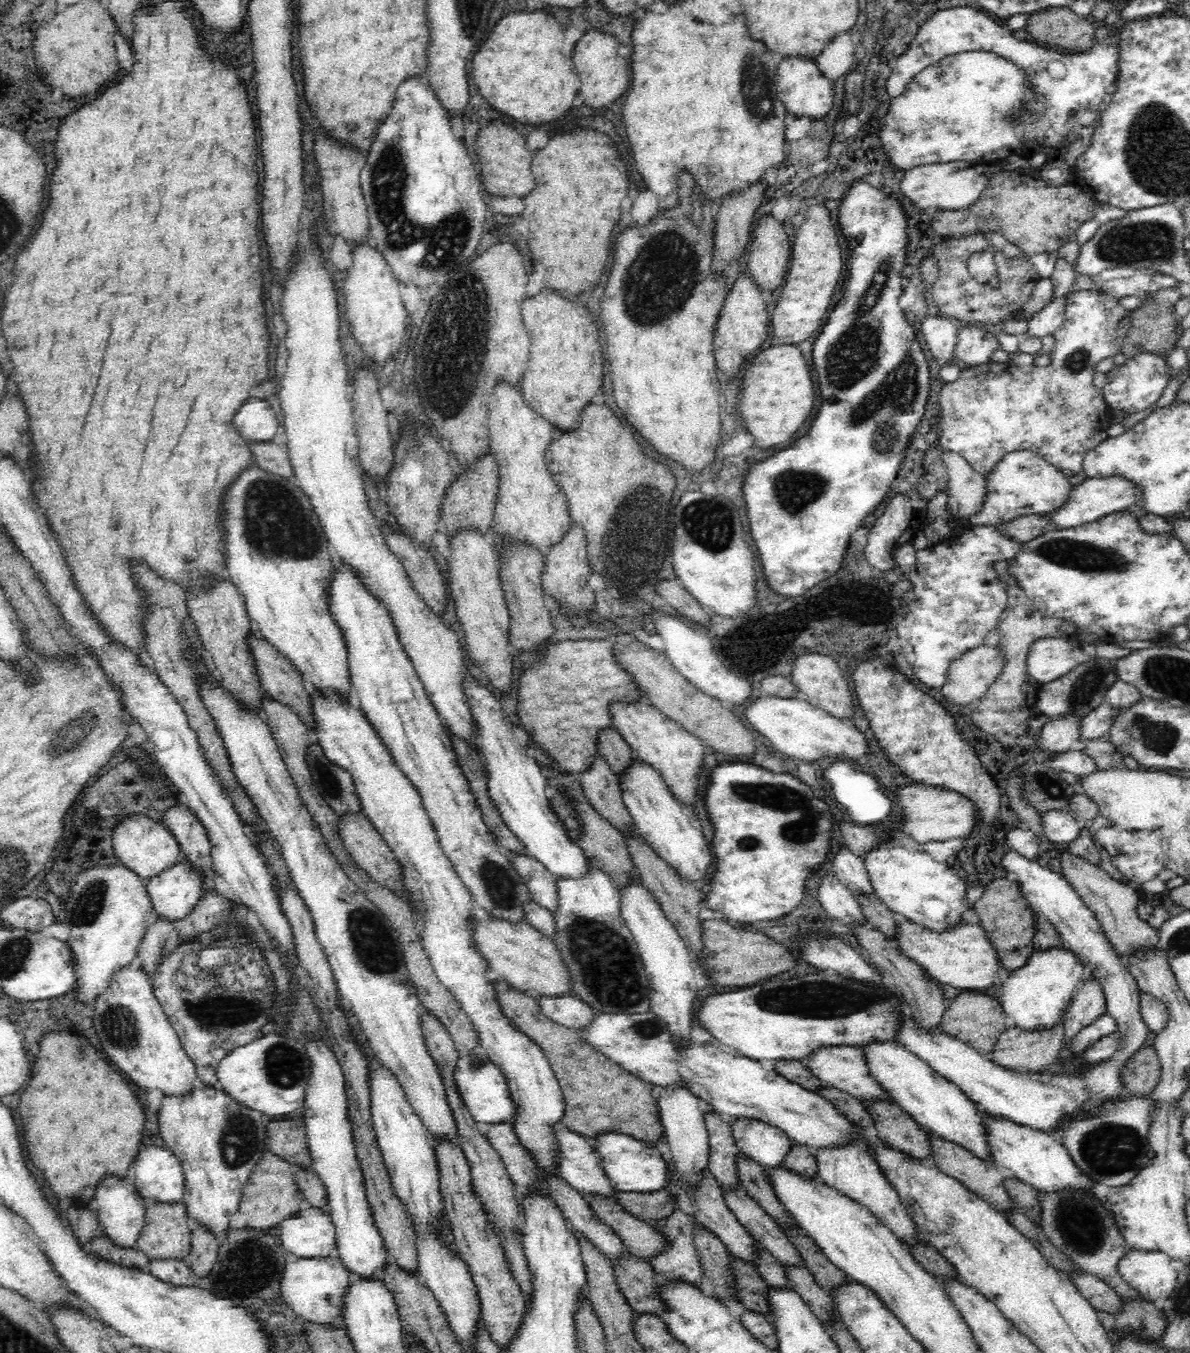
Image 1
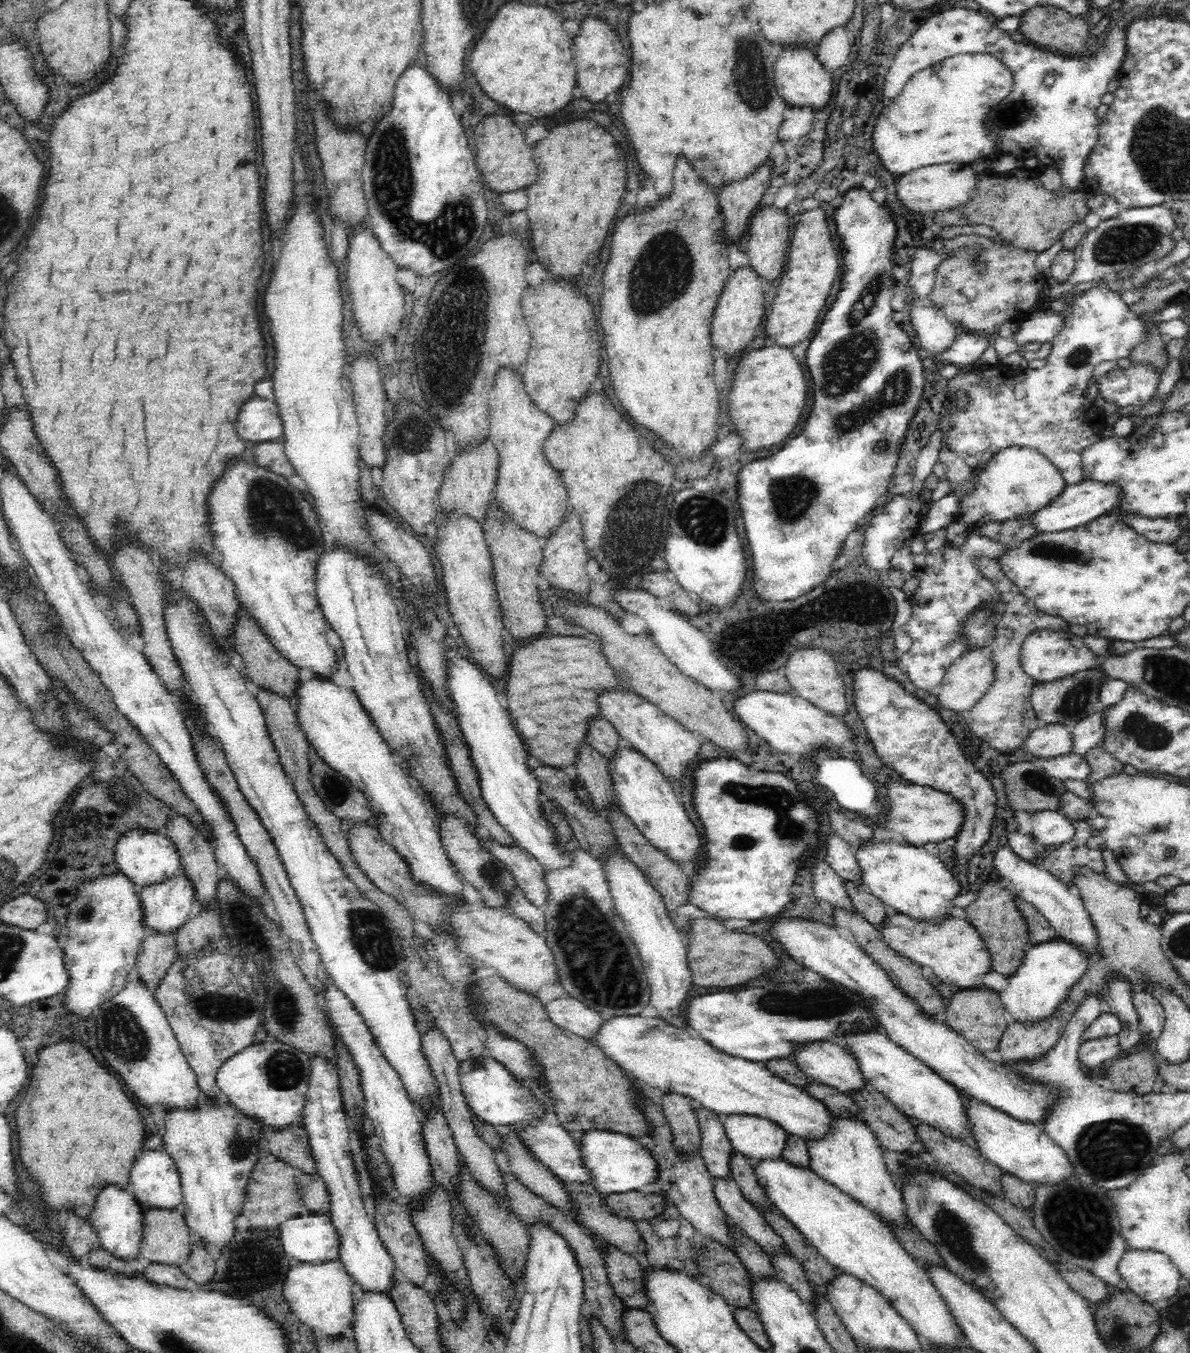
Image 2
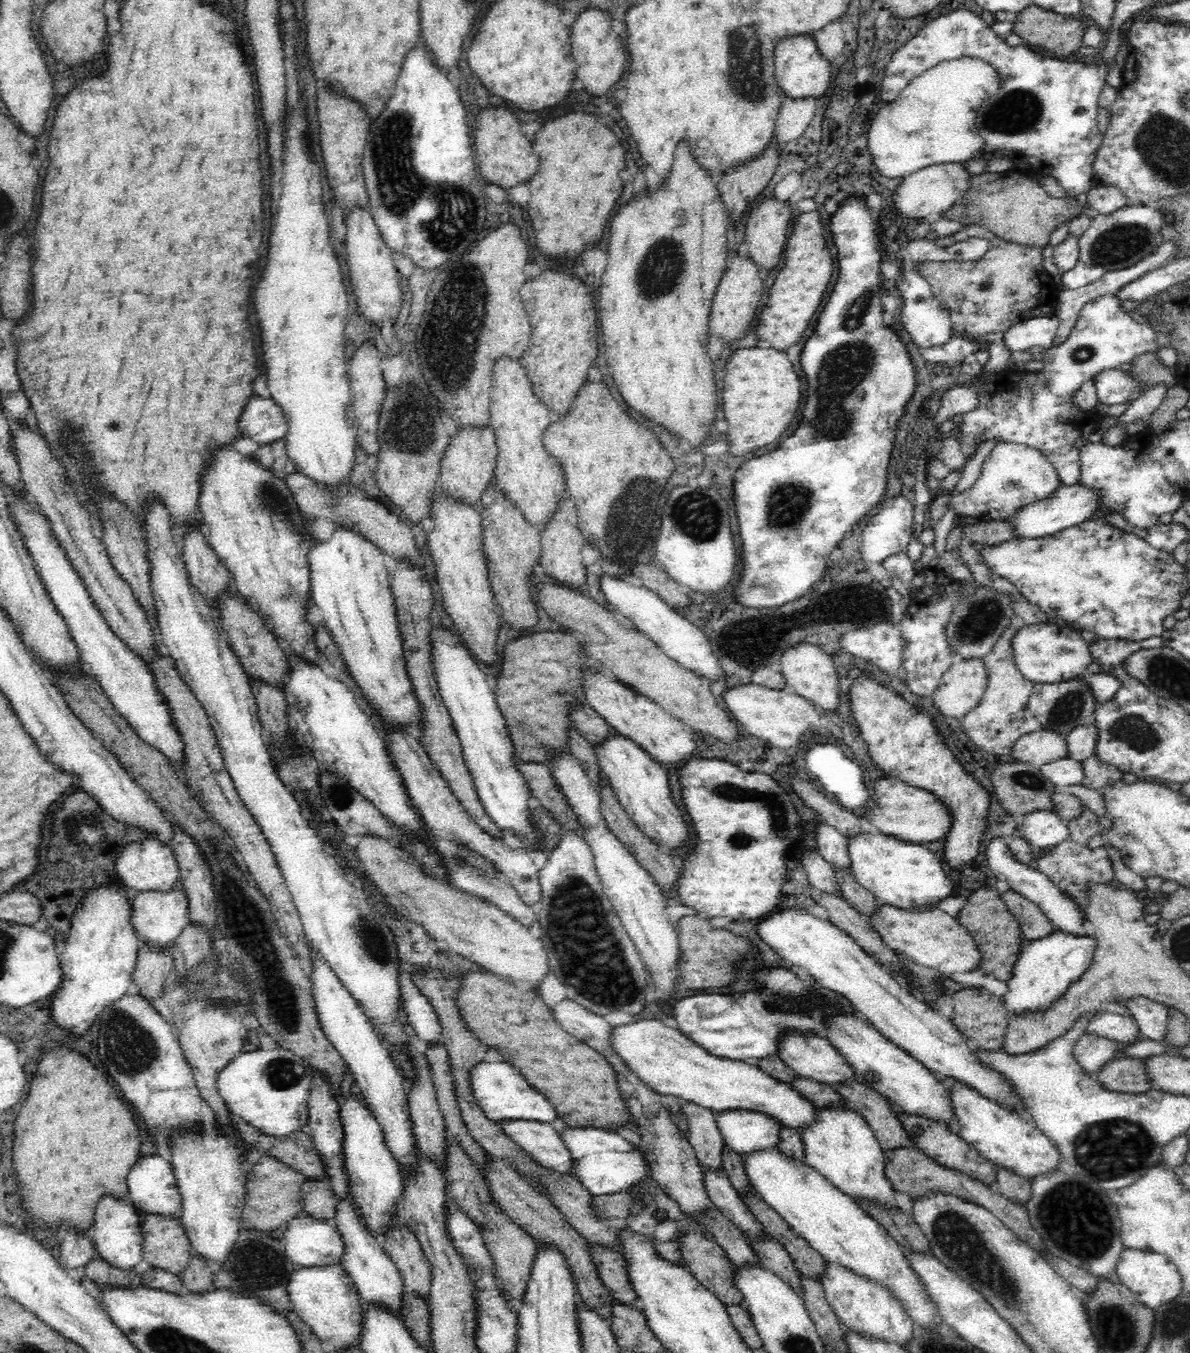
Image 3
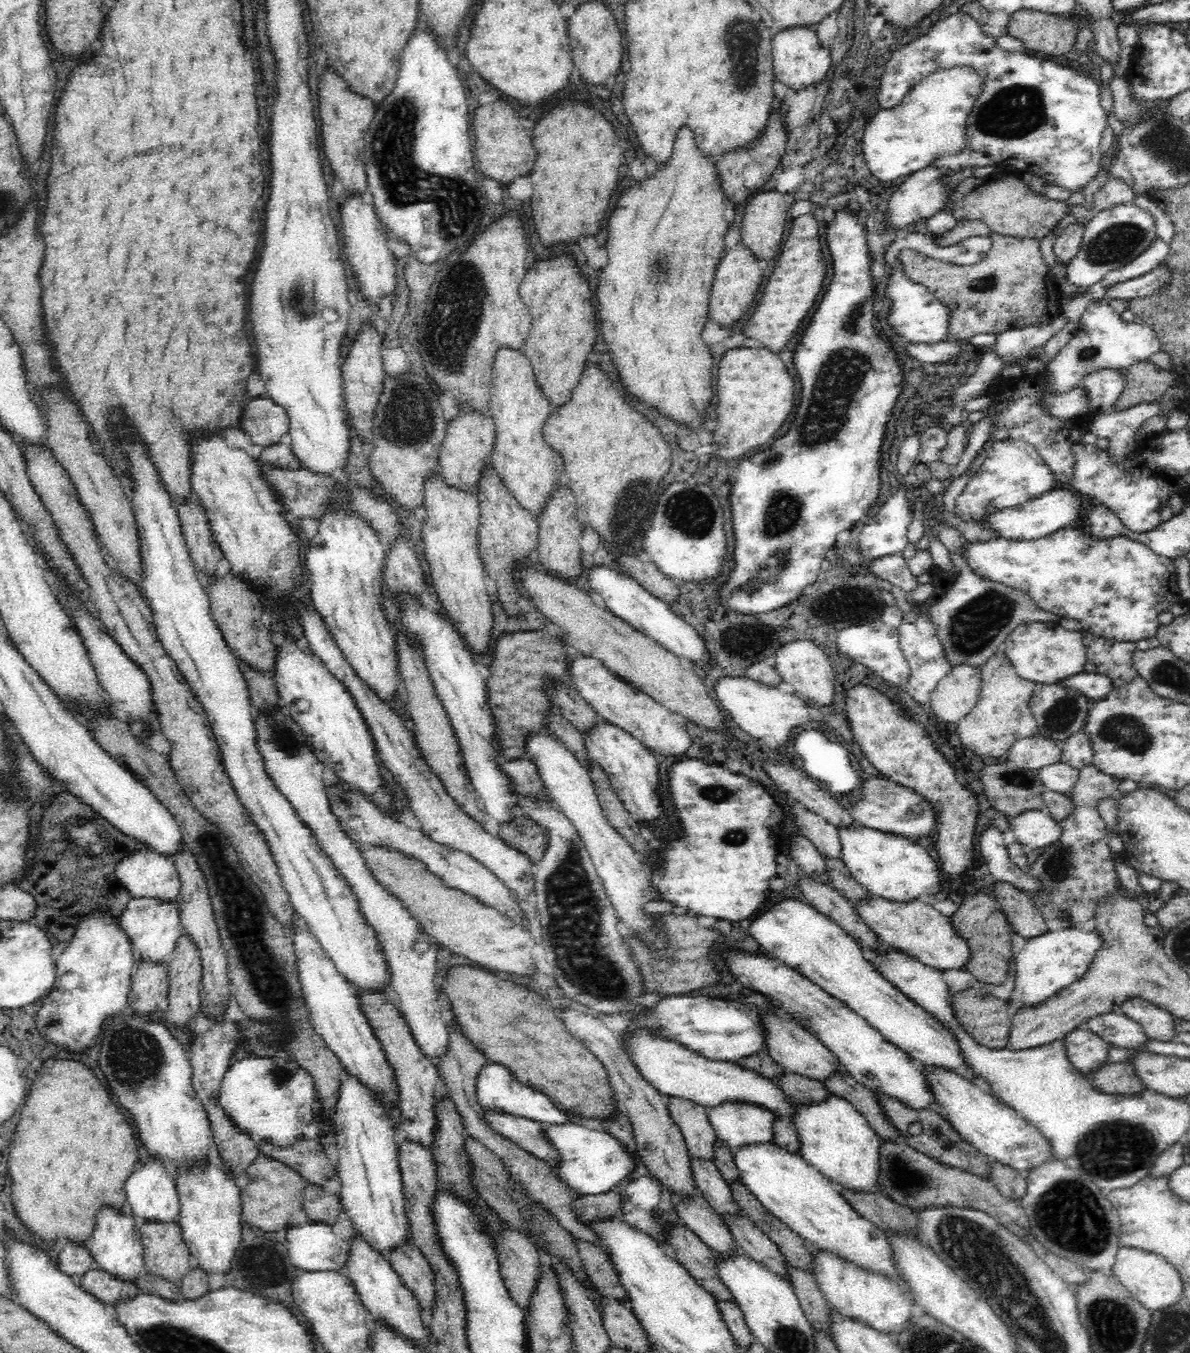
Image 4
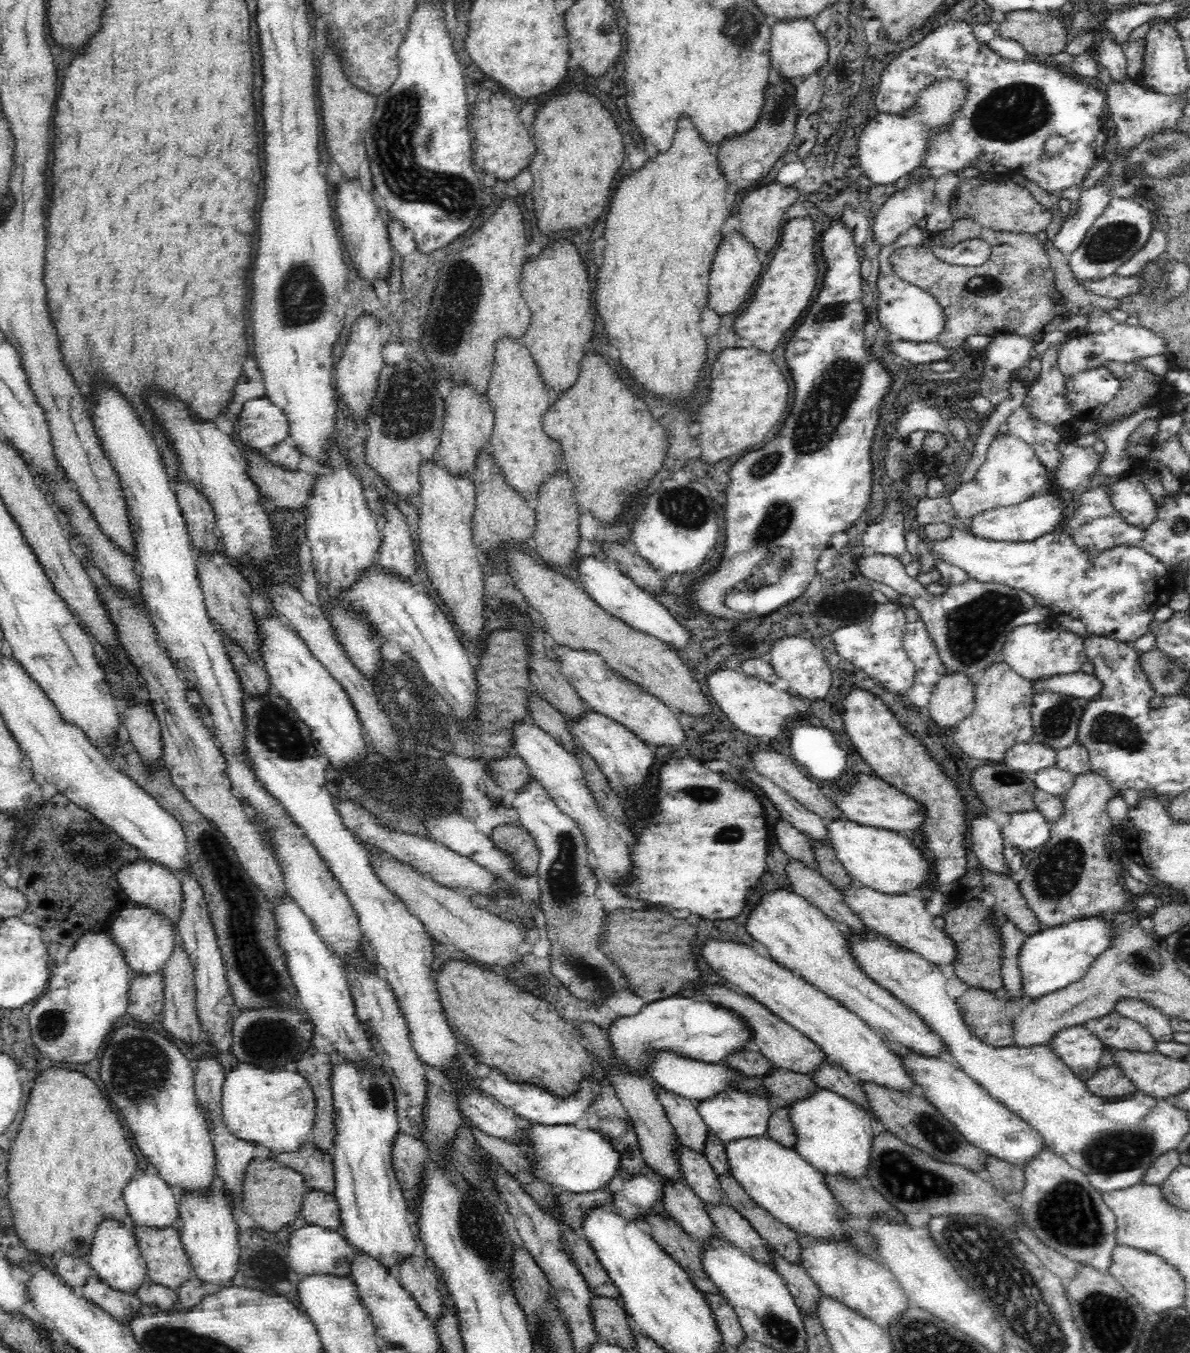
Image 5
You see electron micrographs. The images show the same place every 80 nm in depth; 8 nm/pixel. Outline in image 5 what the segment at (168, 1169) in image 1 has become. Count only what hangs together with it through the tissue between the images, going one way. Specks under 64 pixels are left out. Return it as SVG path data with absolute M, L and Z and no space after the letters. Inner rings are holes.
M150 1165L142 1176L131 1178L124 1187L127 1214L137 1227L172 1225L179 1215L176 1192L176 1185L164 1180Z

